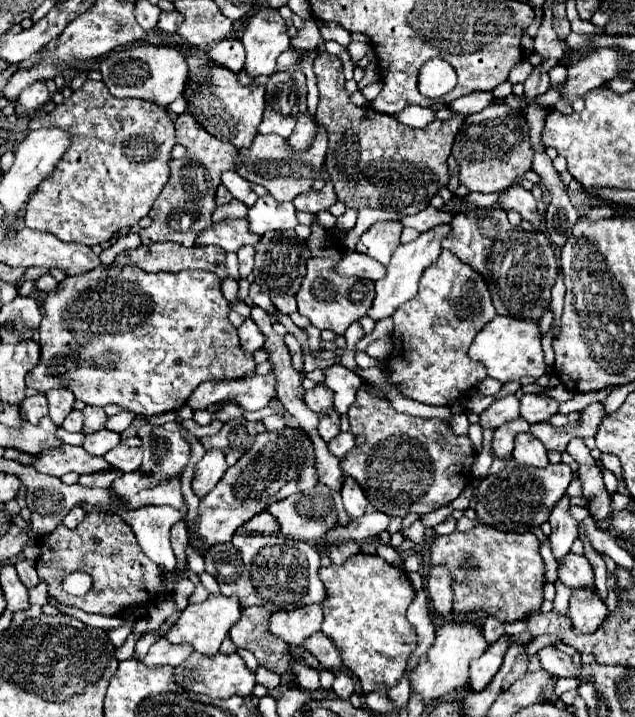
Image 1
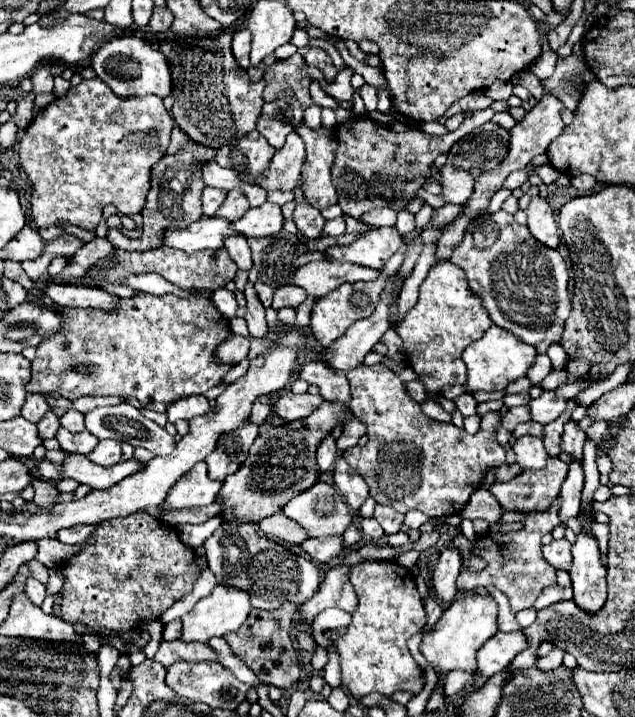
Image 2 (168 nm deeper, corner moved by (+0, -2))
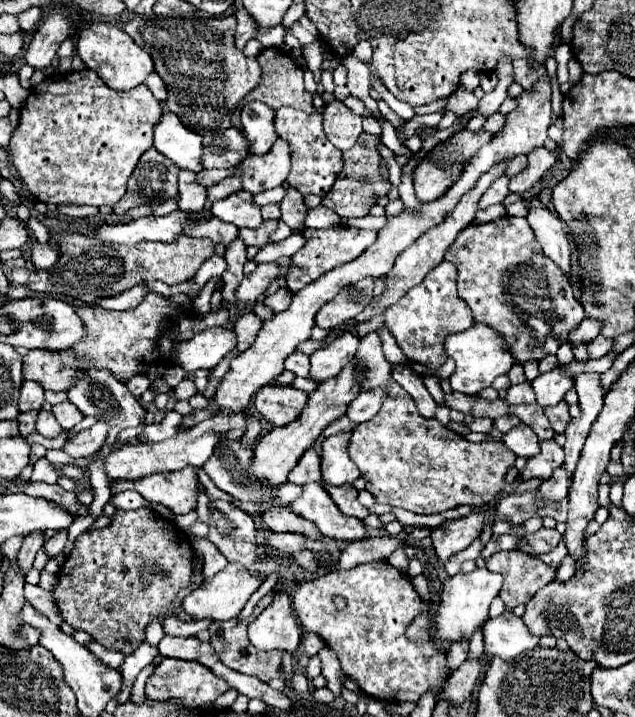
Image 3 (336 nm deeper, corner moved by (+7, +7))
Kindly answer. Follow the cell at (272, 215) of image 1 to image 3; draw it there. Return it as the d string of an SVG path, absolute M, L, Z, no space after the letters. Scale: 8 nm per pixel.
M241 190L233 196L227 196L225 200L219 200L217 204L211 204L213 216L217 216L223 222L231 222L237 228L259 228L261 218L261 206L257 206L249 192Z

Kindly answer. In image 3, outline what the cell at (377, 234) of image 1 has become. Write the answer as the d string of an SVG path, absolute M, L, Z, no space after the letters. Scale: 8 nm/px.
M337 226L327 230L305 228L303 234L307 244L291 258L291 272L285 278L287 288L291 292L299 292L305 284L317 280L317 276L329 272L331 268L355 260L357 256L361 256L361 252L365 252L377 240L377 230L361 230L361 228L349 228L349 226Z

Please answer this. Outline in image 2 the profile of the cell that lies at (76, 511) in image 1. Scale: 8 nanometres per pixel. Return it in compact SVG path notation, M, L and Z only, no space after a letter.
M76 525L76 527L70 527L70 529L62 529L58 533L58 541L60 543L68 543L68 545L74 545L74 543L82 543L86 541L86 537L90 533L94 533L98 525Z

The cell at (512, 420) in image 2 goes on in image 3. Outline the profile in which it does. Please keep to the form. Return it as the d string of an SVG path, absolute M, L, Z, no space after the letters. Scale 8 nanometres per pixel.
M525 382L525 384L511 386L505 394L505 402L507 404L533 404L535 396L533 396L533 390L531 390L531 384Z

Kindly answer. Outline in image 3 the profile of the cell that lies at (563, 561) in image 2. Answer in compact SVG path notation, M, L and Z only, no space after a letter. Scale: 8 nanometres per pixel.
M541 528L539 532L535 534L527 534L523 536L529 546L537 552L537 554L543 554L543 552L551 552L559 542L561 542L561 534L553 528L553 530L547 530L547 528Z

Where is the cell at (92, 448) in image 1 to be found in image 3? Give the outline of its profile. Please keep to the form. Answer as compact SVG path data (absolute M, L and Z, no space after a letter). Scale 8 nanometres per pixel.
M41 410L39 418L37 418L37 432L41 436L45 436L45 438L57 438L63 430L61 430L61 426L57 424L57 420L55 420L55 416L51 412Z

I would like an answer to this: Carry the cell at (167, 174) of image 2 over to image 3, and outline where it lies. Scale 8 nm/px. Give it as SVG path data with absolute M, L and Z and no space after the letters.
M149 148L139 158L139 164L129 178L127 194L113 206L115 214L121 214L141 204L157 204L163 200L179 198L177 190L179 170L181 168L173 164L173 160L169 160L155 148Z

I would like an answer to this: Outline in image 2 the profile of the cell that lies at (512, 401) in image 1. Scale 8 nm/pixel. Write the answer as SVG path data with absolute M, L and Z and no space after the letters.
M384 363L372 367L360 365L352 369L346 377L350 381L352 395L350 409L362 423L366 423L368 443L364 447L352 447L344 451L342 457L348 461L352 469L356 469L364 477L364 481L370 487L370 495L376 499L376 503L390 505L398 513L418 509L428 517L456 515L464 509L470 495L476 489L480 489L486 471L504 463L504 449L496 441L496 425L500 423L498 413L486 413L481 417L480 429L476 435L468 435L464 429L458 429L452 423L438 423L428 419L422 413L420 403L408 395L406 385Z

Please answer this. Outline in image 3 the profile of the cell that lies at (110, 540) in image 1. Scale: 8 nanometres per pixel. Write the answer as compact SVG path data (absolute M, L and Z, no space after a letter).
M147 508L117 510L113 520L99 530L85 532L75 540L75 546L59 570L59 584L53 588L53 600L59 608L63 622L69 622L75 630L89 632L105 648L131 654L145 640L145 626L155 620L165 606L169 606L175 594L191 584L193 576L193 548L187 534L177 526Z

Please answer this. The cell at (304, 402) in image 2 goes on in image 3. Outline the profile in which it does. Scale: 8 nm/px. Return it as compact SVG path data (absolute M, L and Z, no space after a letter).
M265 386L255 396L255 408L273 426L293 422L305 408L307 394L293 386Z

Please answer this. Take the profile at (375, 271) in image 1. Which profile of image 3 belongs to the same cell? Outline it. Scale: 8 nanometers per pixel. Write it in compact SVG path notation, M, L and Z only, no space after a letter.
M269 262L269 264L257 264L257 270L249 276L243 278L241 282L241 288L237 288L237 298L243 302L243 304L249 304L249 302L255 302L259 294L263 294L269 284L273 280L279 278L279 264L277 262Z

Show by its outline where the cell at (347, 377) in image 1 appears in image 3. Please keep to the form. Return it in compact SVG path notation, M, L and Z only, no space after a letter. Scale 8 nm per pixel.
M293 352L293 356L289 356L289 360L285 360L285 370L293 372L295 376L301 376L301 378L307 378L309 376L309 356L303 354L303 352Z

